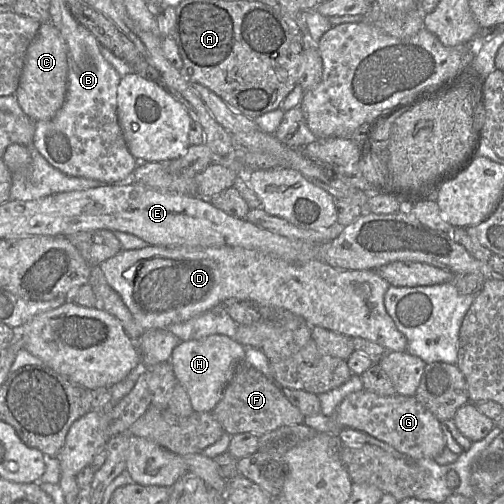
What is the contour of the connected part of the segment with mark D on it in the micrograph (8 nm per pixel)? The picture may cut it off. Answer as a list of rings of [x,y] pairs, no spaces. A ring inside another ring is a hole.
[[[148,245],[137,250],[121,250],[99,265],[108,284],[121,296],[135,323],[144,332],[167,330],[173,324],[188,321],[226,301],[243,300],[257,305],[284,308],[303,318],[310,326],[363,338],[383,346],[388,352],[407,352],[407,339],[386,311],[384,295],[391,286],[375,270],[347,270],[318,259],[296,265],[257,250],[235,246],[162,247]]]

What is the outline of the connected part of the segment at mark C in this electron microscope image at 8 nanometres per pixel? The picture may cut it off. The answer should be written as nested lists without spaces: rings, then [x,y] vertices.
[[[41,23],[30,43],[15,96],[24,113],[33,121],[53,119],[62,108],[67,93],[67,46],[60,31],[51,23]]]

